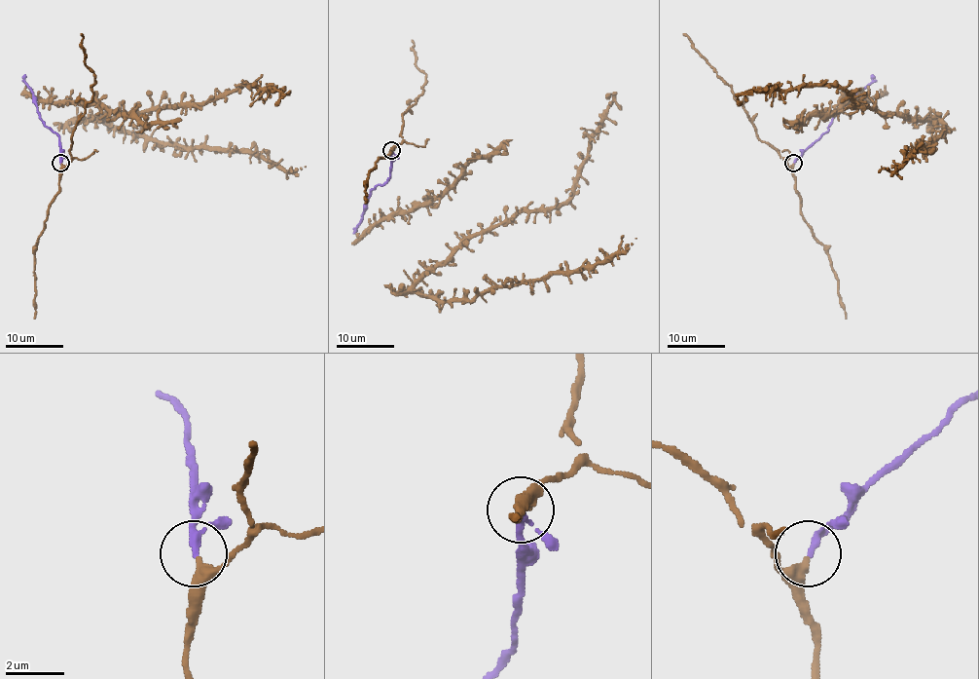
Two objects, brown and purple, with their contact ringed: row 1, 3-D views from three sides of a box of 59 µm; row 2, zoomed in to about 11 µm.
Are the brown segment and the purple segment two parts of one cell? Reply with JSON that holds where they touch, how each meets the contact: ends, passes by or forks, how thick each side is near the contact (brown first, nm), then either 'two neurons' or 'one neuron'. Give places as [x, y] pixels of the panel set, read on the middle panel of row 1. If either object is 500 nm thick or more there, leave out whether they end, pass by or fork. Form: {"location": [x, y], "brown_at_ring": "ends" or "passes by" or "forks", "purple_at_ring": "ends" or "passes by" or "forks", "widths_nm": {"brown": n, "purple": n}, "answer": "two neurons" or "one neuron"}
{"location": [391, 150], "brown_at_ring": "passes by", "purple_at_ring": "passes by", "widths_nm": {"brown": 300, "purple": 180}, "answer": "one neuron"}

